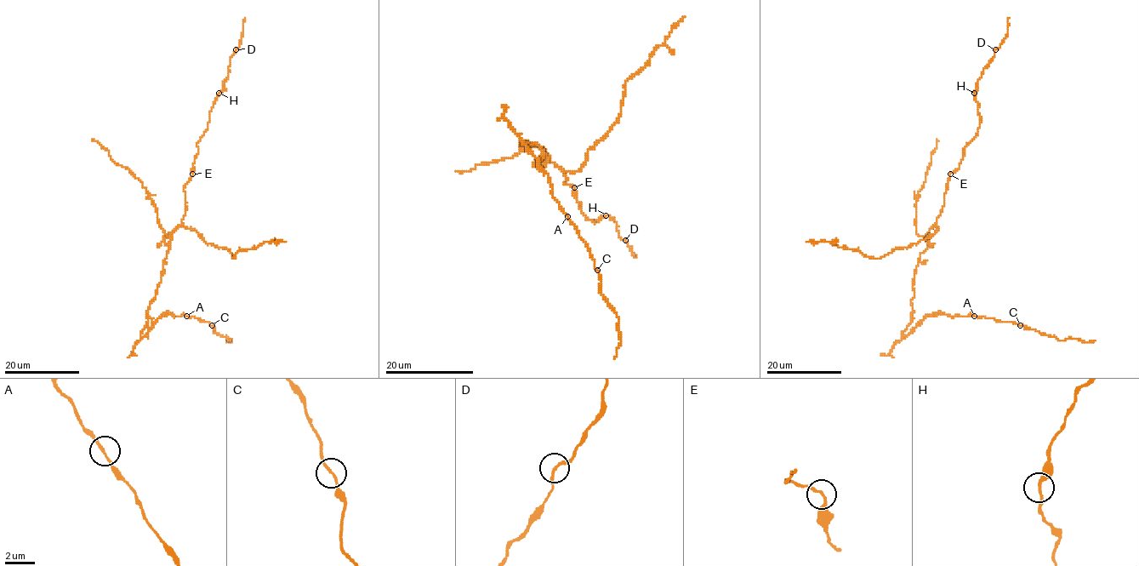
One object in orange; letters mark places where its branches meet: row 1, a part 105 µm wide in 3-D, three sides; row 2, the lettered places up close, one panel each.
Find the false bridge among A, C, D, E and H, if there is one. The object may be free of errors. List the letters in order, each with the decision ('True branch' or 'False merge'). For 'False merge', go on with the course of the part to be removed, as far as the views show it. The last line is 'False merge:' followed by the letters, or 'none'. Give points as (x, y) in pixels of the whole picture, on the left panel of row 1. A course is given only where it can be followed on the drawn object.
A: True branch
C: True branch
D: True branch
E: True branch
H: True branch
False merge: none

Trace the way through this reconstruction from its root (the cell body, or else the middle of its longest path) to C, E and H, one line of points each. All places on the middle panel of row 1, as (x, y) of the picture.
C: (538, 146), (526, 140), (521, 143), (521, 139), (513, 129), (548, 175), (553, 198), (575, 227), (597, 270)
E: (538, 146), (548, 162), (549, 157), (566, 176), (564, 183), (574, 187)
H: (538, 146), (548, 162), (549, 157), (561, 169), (564, 183), (575, 188), (582, 213), (594, 224), (606, 216)

